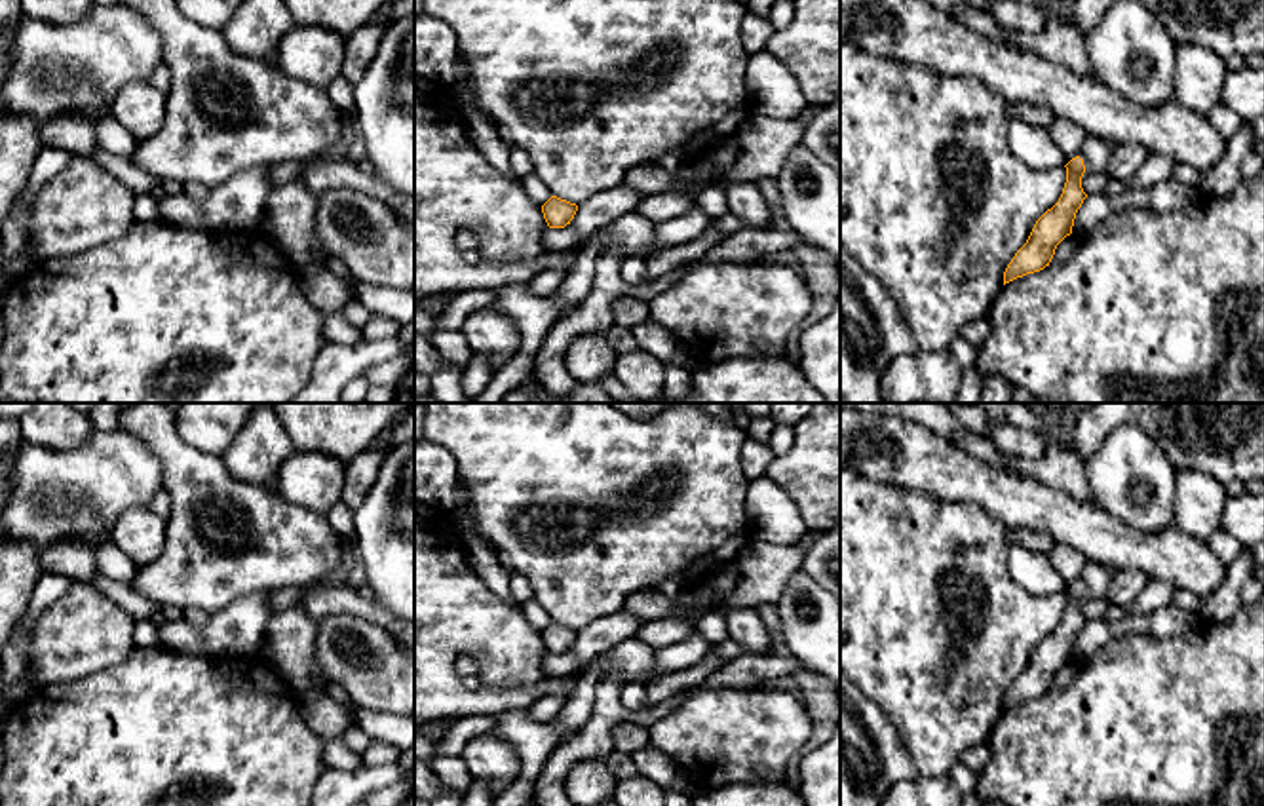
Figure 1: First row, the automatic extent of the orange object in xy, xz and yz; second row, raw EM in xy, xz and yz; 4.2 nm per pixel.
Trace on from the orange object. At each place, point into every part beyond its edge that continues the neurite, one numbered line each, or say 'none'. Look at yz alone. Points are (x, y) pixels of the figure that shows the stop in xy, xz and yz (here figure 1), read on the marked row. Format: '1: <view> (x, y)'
1: yz (1095, 153)

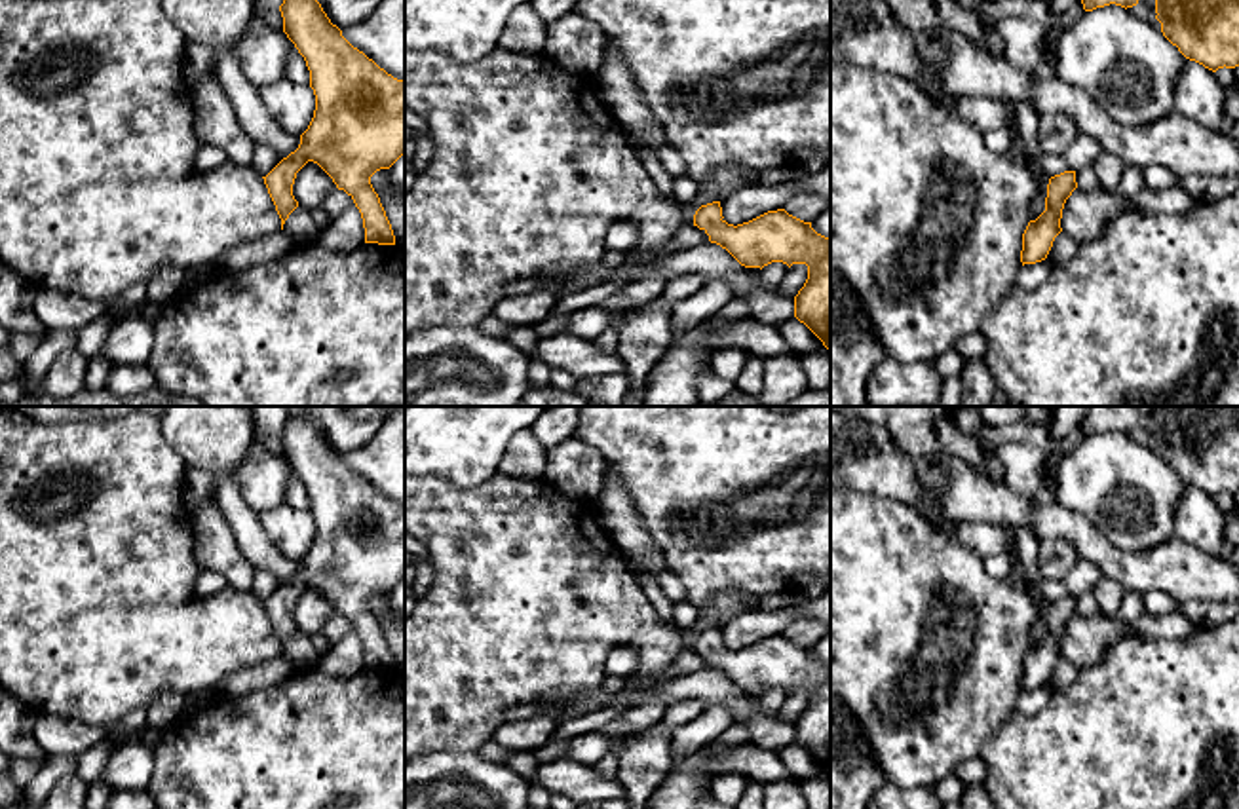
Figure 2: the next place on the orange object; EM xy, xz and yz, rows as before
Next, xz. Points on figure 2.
none

